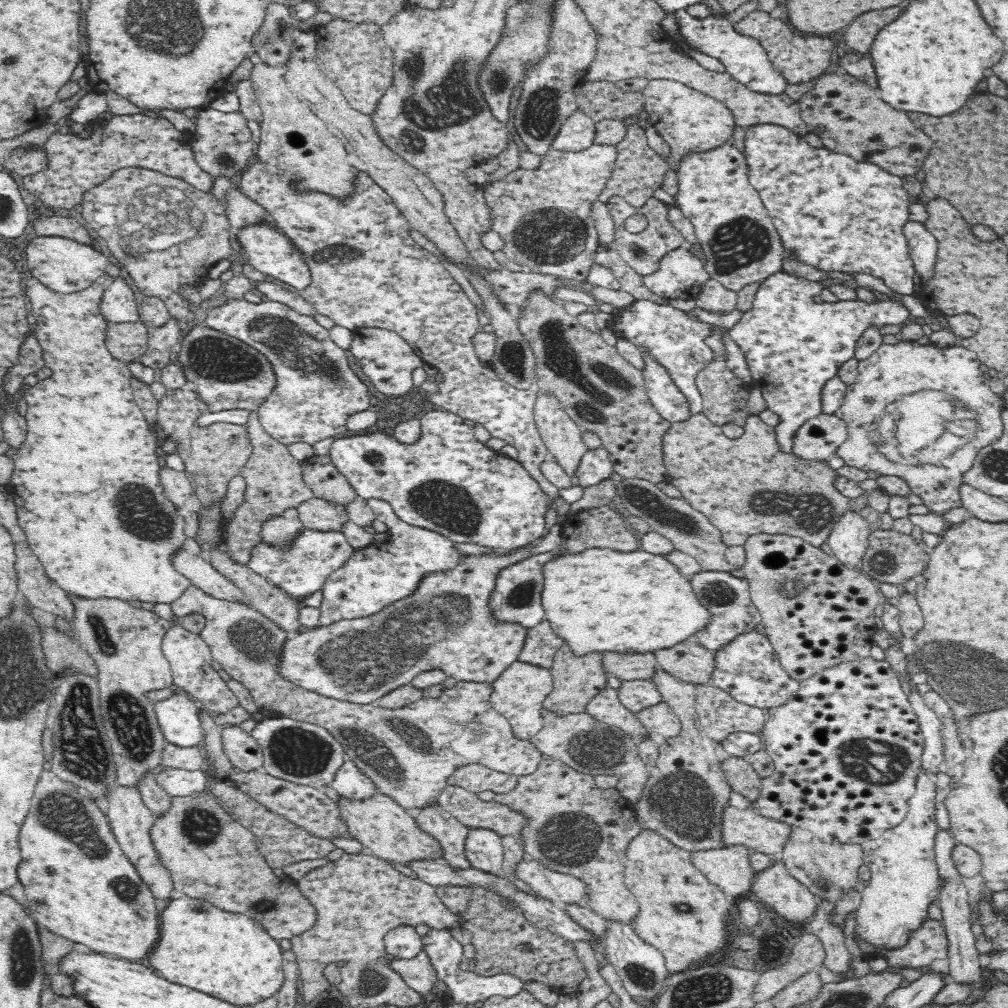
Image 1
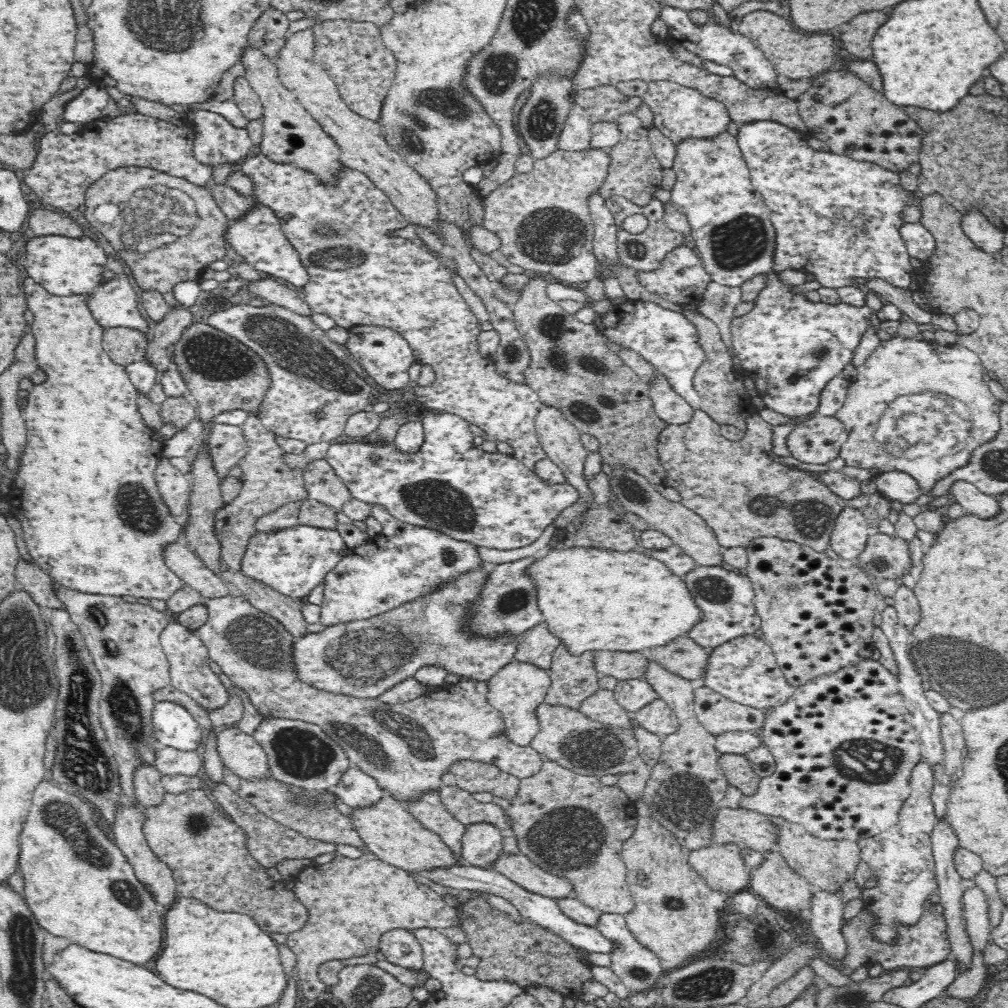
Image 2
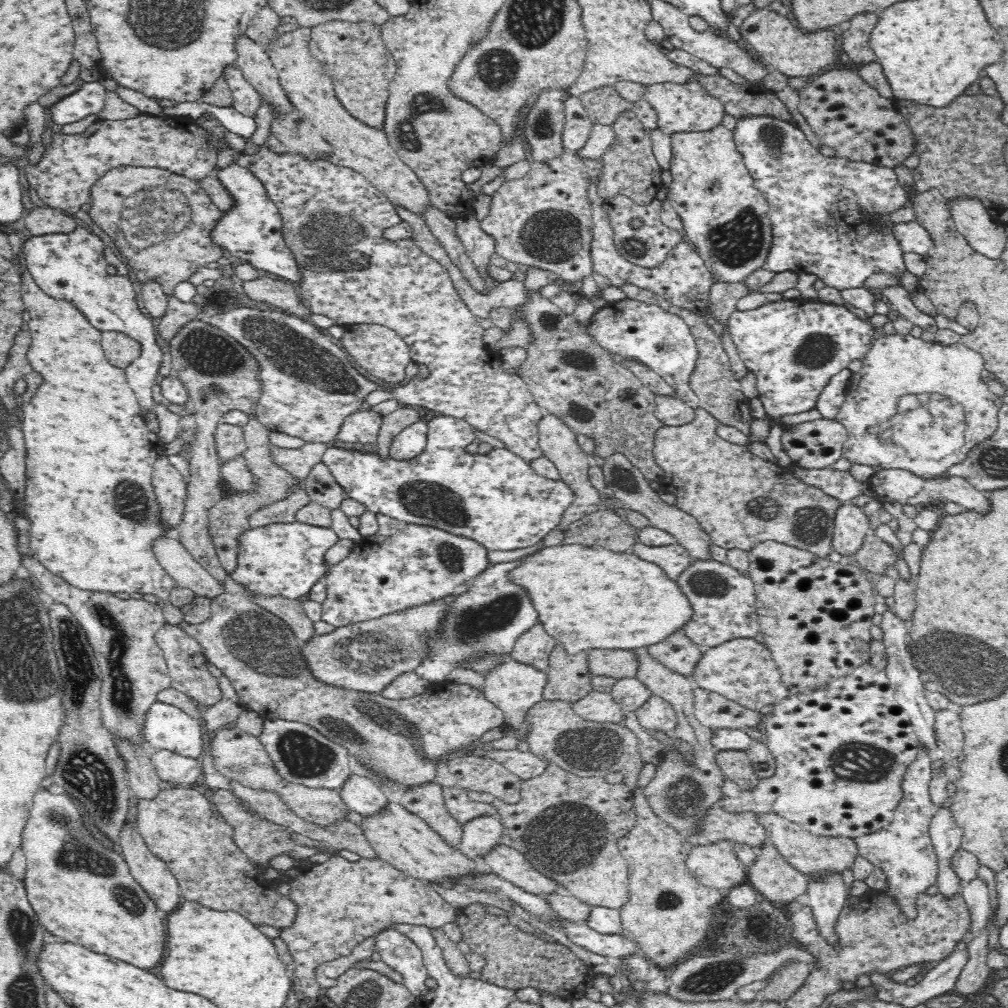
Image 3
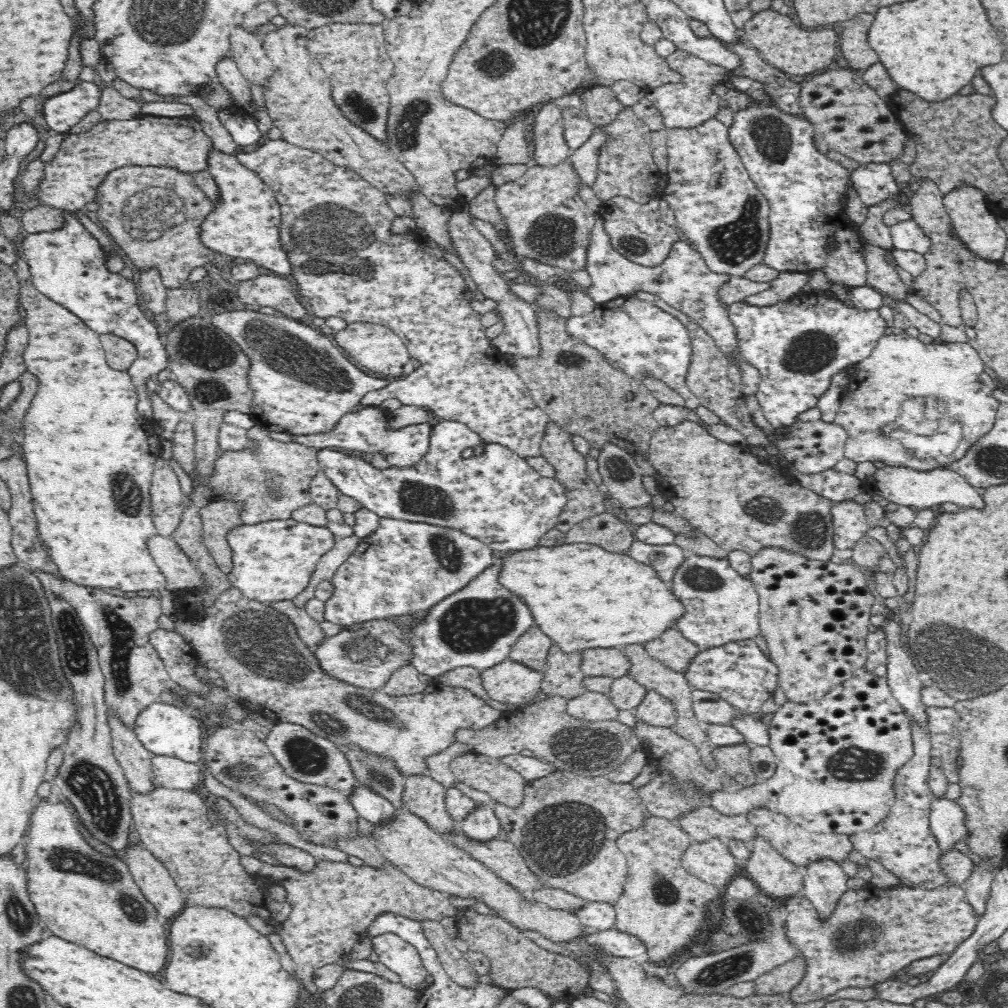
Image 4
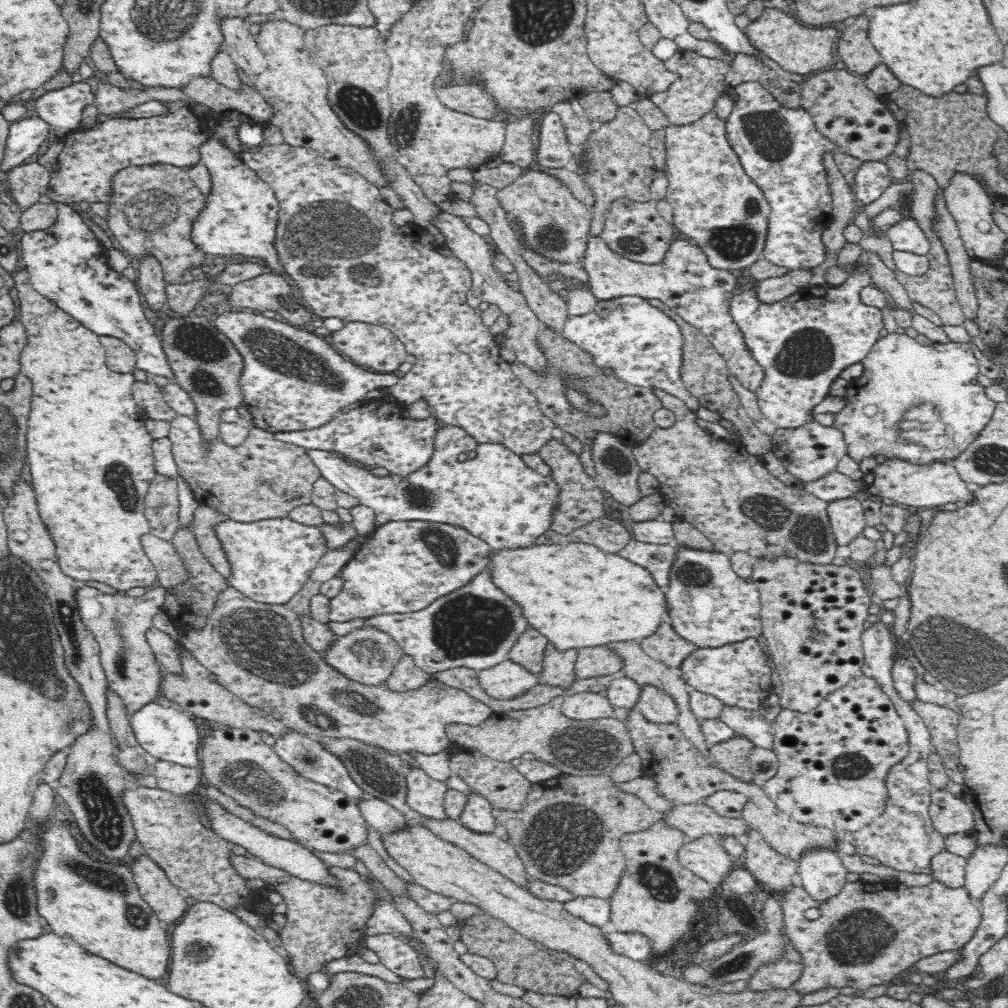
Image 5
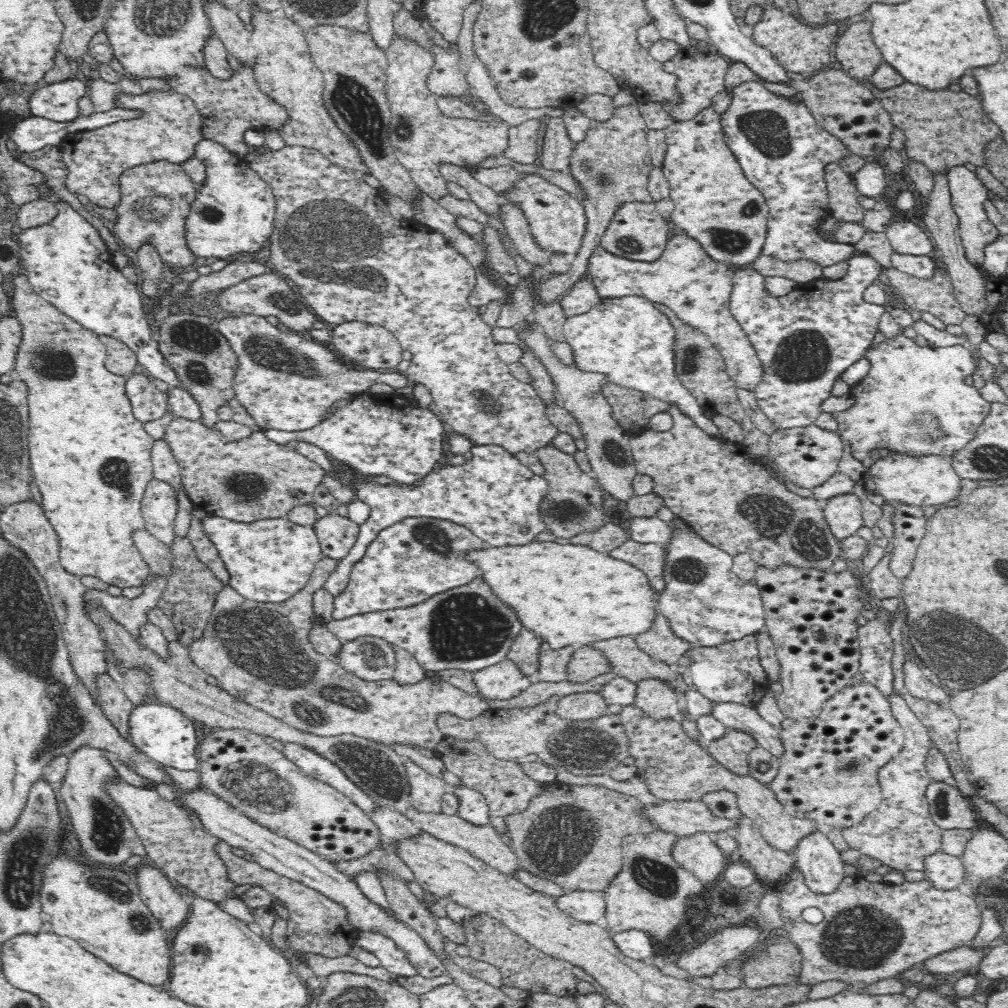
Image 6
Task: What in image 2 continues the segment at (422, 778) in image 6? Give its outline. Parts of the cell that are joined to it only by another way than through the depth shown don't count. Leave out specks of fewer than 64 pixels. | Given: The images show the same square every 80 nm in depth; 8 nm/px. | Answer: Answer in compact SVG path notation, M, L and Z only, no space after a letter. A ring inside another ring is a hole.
M428 790L422 792L418 798L414 800L403 800L406 810L416 817L422 826L432 830L440 835L440 838L446 845L452 849L453 854L457 858L461 858L462 838L466 830L466 826L459 820L456 820L450 814L444 803L441 801L441 796L436 790Z

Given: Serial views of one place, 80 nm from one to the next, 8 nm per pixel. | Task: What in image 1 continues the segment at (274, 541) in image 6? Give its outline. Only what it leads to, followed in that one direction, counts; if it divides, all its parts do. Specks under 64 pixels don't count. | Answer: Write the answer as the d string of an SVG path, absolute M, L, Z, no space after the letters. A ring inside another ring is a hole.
M304 529L286 542L286 546L272 546L260 540L246 564L248 569L266 579L286 595L303 599L322 589L331 572L339 569L352 556L355 548L348 544L340 531Z

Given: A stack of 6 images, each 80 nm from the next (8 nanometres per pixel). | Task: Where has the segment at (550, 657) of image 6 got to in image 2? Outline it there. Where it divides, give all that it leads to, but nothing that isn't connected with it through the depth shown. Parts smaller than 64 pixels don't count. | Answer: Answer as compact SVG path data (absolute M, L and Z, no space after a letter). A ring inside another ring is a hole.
M561 642L552 654L548 673L551 684L546 692L545 703L552 706L561 704L578 709L580 702L599 689L600 674L594 668L592 651L574 656Z

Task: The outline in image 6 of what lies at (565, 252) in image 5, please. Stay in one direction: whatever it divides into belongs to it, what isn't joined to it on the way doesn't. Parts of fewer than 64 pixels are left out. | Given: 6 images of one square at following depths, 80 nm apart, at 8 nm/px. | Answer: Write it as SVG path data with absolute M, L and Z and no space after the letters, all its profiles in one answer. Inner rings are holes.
M532 173L523 175L511 189L503 193L502 197L504 200L515 202L517 207L524 211L529 229L542 248L548 248L552 253L564 253L570 258L581 250L586 230L586 211L574 195Z

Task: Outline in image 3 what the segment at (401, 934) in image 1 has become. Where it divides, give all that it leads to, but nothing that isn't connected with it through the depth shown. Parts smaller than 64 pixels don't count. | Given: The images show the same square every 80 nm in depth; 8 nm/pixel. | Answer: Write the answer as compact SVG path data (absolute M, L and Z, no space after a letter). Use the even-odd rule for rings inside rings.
M392 929L382 931L376 935L375 952L382 957L381 963L403 977L403 984L414 996L422 997L428 991L425 980L429 977L423 955L407 936Z

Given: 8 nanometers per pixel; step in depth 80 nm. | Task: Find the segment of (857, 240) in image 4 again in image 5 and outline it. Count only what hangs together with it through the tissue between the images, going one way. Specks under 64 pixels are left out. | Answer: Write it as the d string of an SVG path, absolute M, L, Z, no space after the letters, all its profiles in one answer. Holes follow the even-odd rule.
M743 82L731 90L736 93L736 101L732 113L724 120L726 138L746 174L764 190L771 208L762 258L792 270L820 266L827 260L826 246L821 238L831 214L830 187L823 160L826 153L839 151L839 146L816 128L812 116L802 106L796 109L782 106L759 82ZM860 260L852 264L848 273L849 277L842 284L808 284L808 288L802 287L800 292L778 302L762 302L757 297L758 280L746 271L737 274L737 292L731 298L729 313L740 327L752 356L764 369L764 380L755 390L757 403L763 415L778 429L796 428L812 422L812 410L829 395L830 384L851 364L861 362L878 340L878 332L883 328L883 312L864 304L859 297L861 290L872 284L871 274Z

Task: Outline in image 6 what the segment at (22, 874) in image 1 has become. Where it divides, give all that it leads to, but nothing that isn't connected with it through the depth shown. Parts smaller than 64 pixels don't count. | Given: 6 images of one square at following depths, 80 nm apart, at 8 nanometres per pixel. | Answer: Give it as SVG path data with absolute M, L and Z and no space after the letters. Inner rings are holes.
M66 854L54 858L44 870L44 884L39 896L42 912L52 923L52 929L59 936L72 938L97 958L104 960L114 970L148 985L160 986L170 980L170 950L167 933L162 930L158 919L150 912L139 895L136 879L132 880L127 872L103 869L98 865L90 868L66 858Z

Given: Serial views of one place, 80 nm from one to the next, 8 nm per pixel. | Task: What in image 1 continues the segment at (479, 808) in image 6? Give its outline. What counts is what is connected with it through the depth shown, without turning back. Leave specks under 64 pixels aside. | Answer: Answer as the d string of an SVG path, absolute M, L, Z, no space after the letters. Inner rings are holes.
M469 828L464 854L474 868L499 874L503 868L502 836L489 828Z

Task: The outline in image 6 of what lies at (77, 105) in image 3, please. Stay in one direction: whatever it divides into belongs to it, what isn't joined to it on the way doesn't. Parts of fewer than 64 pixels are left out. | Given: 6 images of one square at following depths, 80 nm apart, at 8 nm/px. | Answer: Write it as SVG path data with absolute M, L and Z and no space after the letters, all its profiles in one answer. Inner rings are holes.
M72 77L40 86L27 98L30 116L54 122L74 120L79 115L78 98L86 96L86 83L83 79Z

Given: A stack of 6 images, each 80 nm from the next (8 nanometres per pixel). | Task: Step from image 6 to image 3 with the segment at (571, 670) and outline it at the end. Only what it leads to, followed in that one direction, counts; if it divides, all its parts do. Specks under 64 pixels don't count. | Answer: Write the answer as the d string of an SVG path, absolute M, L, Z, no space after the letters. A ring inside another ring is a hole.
M588 649L585 651L585 668L592 676L636 677L638 661L629 649Z

